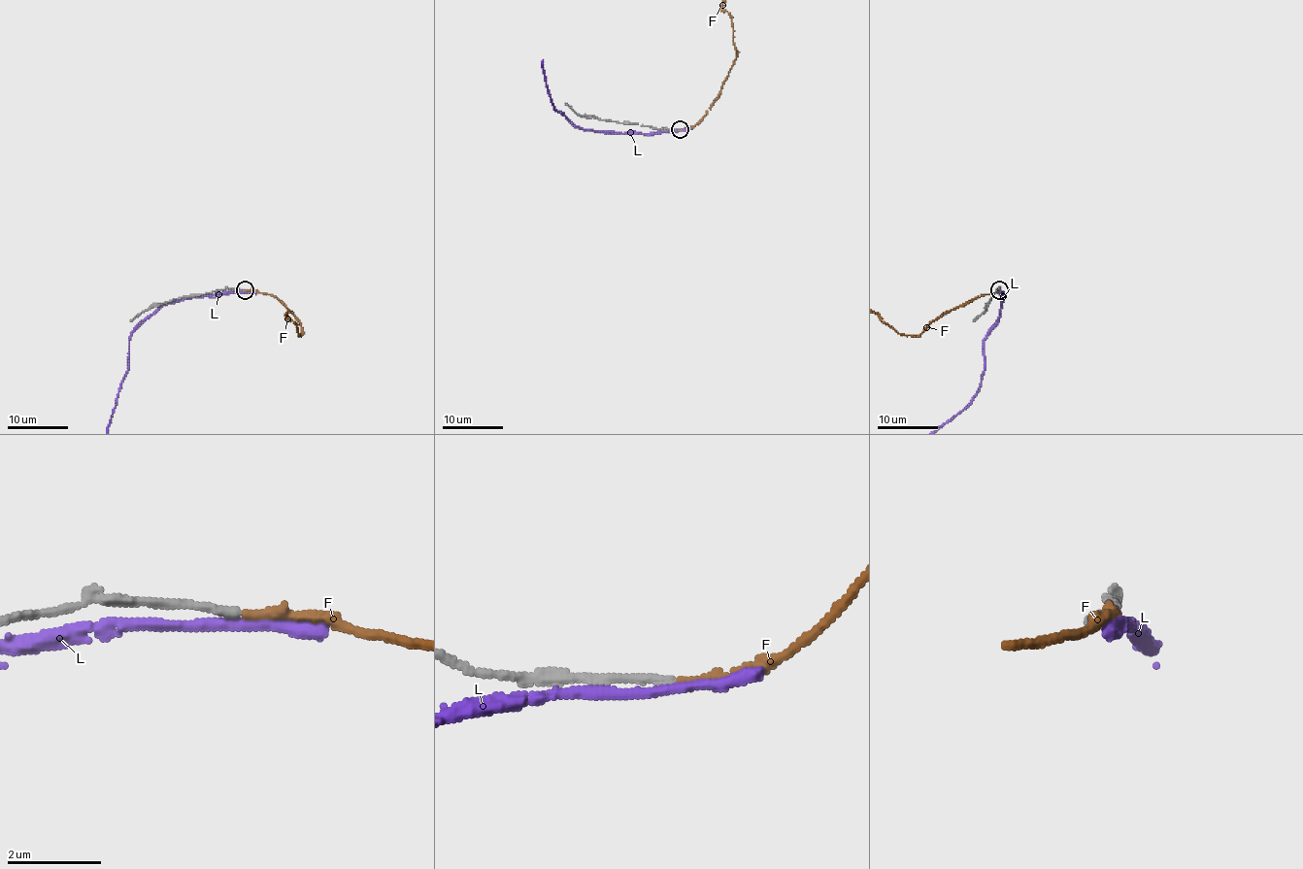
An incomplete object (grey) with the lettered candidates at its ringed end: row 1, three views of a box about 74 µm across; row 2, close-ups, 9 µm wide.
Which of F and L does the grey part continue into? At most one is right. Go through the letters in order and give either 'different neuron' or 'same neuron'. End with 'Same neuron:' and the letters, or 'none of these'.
F: same neuron
L: different neuron
Same neuron: F

